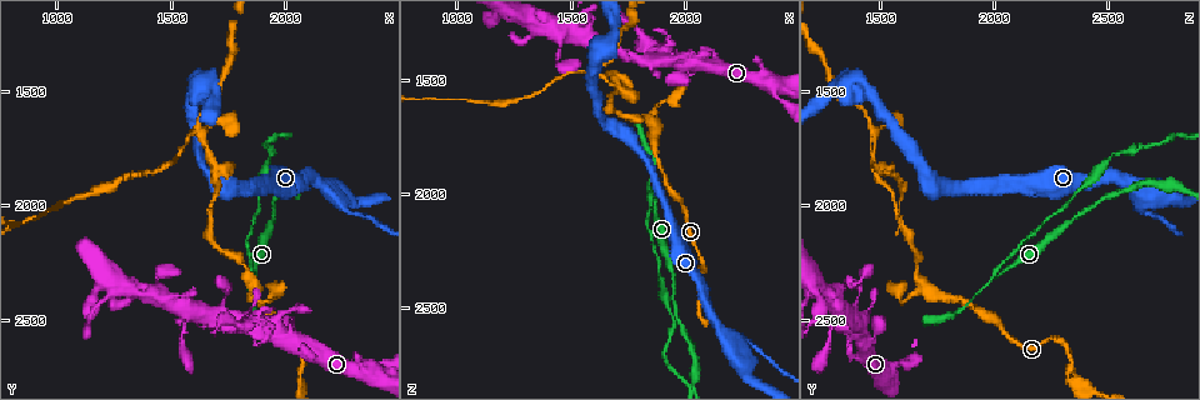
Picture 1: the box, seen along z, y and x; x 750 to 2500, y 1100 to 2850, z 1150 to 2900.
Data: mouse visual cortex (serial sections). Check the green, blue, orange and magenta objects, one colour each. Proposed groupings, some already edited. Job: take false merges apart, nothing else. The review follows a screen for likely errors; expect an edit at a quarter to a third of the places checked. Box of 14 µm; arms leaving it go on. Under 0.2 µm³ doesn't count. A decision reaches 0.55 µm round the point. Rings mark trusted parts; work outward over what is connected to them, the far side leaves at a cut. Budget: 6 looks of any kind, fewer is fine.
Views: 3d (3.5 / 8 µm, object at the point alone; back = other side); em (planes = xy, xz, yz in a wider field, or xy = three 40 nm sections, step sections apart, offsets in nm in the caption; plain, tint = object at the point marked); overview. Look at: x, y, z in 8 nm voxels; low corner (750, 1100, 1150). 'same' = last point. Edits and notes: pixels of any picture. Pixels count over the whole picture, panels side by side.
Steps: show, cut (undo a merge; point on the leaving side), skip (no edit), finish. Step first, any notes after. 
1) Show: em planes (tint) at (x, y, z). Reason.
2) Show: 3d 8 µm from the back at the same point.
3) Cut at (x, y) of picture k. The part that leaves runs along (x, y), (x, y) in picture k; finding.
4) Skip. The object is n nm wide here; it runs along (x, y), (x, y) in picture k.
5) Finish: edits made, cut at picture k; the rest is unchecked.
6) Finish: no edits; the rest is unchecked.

Show: 3d 3.5 µm at (2230, 1990, 2650). Thick turns thin.

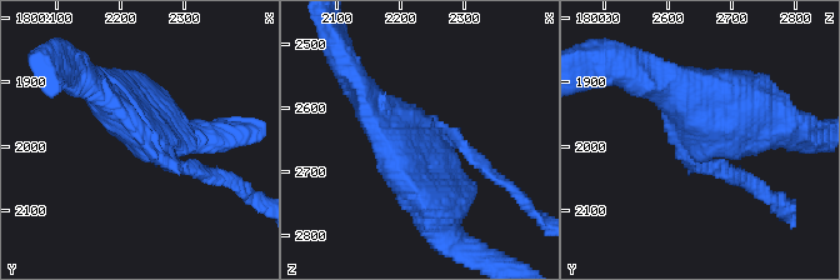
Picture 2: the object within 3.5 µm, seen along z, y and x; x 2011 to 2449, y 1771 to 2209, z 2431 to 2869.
Show: em xy step 3 (tint) at (2240, 1990, 2655). Now the EM.

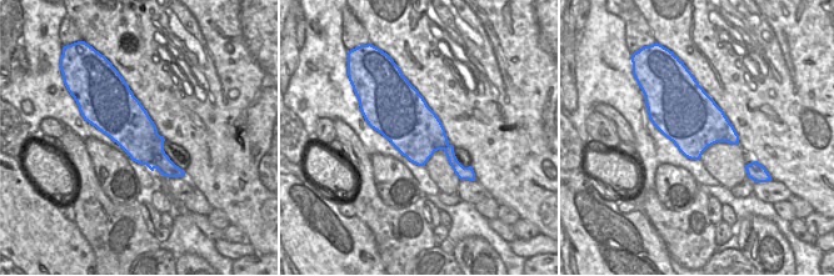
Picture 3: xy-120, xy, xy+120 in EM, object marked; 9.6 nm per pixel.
Cut at (205, 174) of picture 2. A second cell is stuck on.

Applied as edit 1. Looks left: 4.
Show: overview. See it whole again.

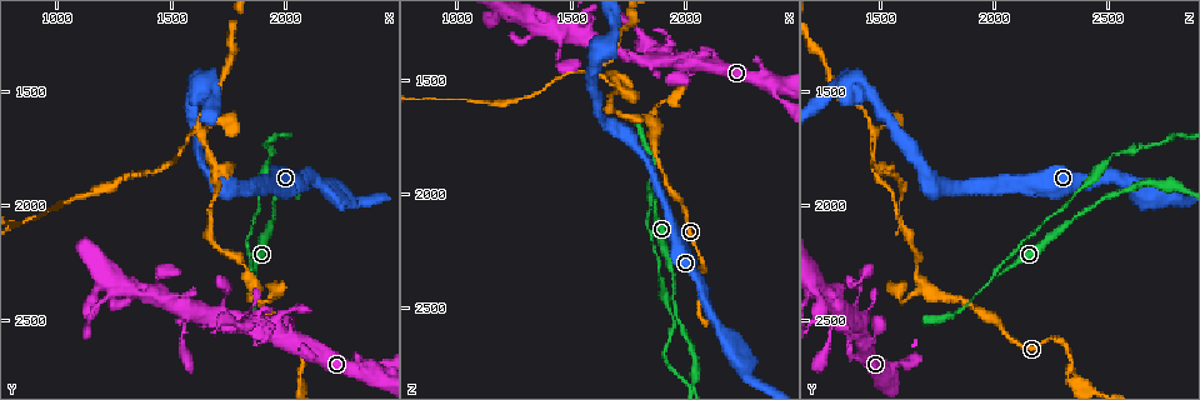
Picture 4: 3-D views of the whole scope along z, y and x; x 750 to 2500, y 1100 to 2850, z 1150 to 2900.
Show: 3d 8 µm at (2070, 2780, 2380).

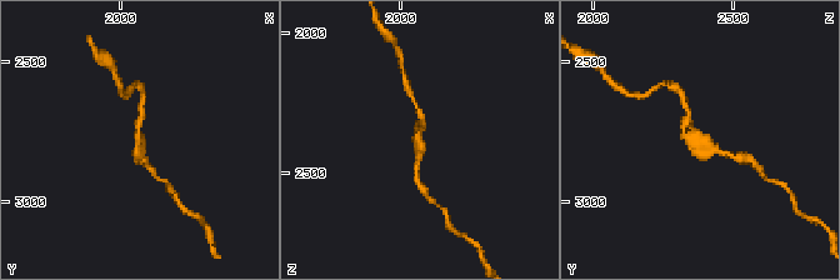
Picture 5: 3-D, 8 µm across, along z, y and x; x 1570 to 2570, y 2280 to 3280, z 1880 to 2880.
Show: 3d 3.5 µm at (2060, 2780, 2360).

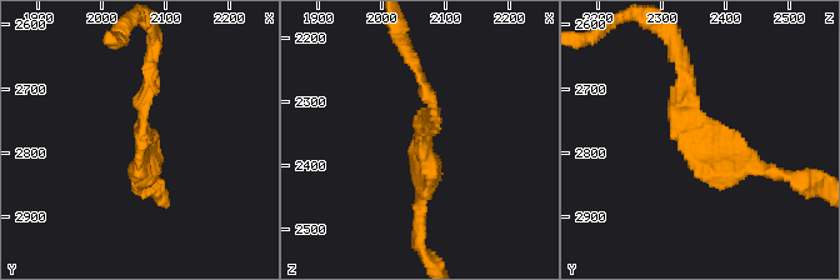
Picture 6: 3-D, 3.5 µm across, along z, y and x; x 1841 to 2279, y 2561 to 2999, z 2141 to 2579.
Show: em xy step 5 (tint) at (2065, 2770, 2370).

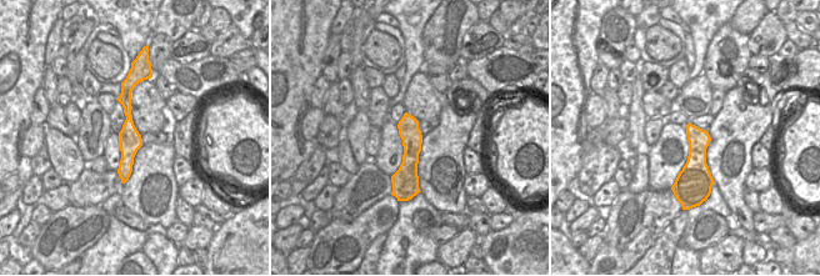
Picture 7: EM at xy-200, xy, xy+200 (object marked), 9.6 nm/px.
Skip. It runs along (679, 61), (710, 138), (775, 173) in picture 6; continuous, no second cell.

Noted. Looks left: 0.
Finish: edits made, cut at picture 2; the rest is unchecked.

